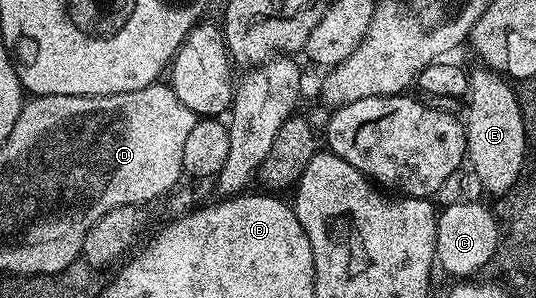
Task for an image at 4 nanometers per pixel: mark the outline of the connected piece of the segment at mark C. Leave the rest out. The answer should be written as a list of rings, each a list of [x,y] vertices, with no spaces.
[[[454,202],[451,206],[441,207],[438,223],[436,224],[436,252],[434,257],[439,267],[443,266],[450,274],[455,274],[455,279],[466,280],[477,270],[482,270],[486,265],[494,262],[494,253],[497,252],[500,239],[498,222],[494,218],[494,211],[489,205],[482,202]]]

